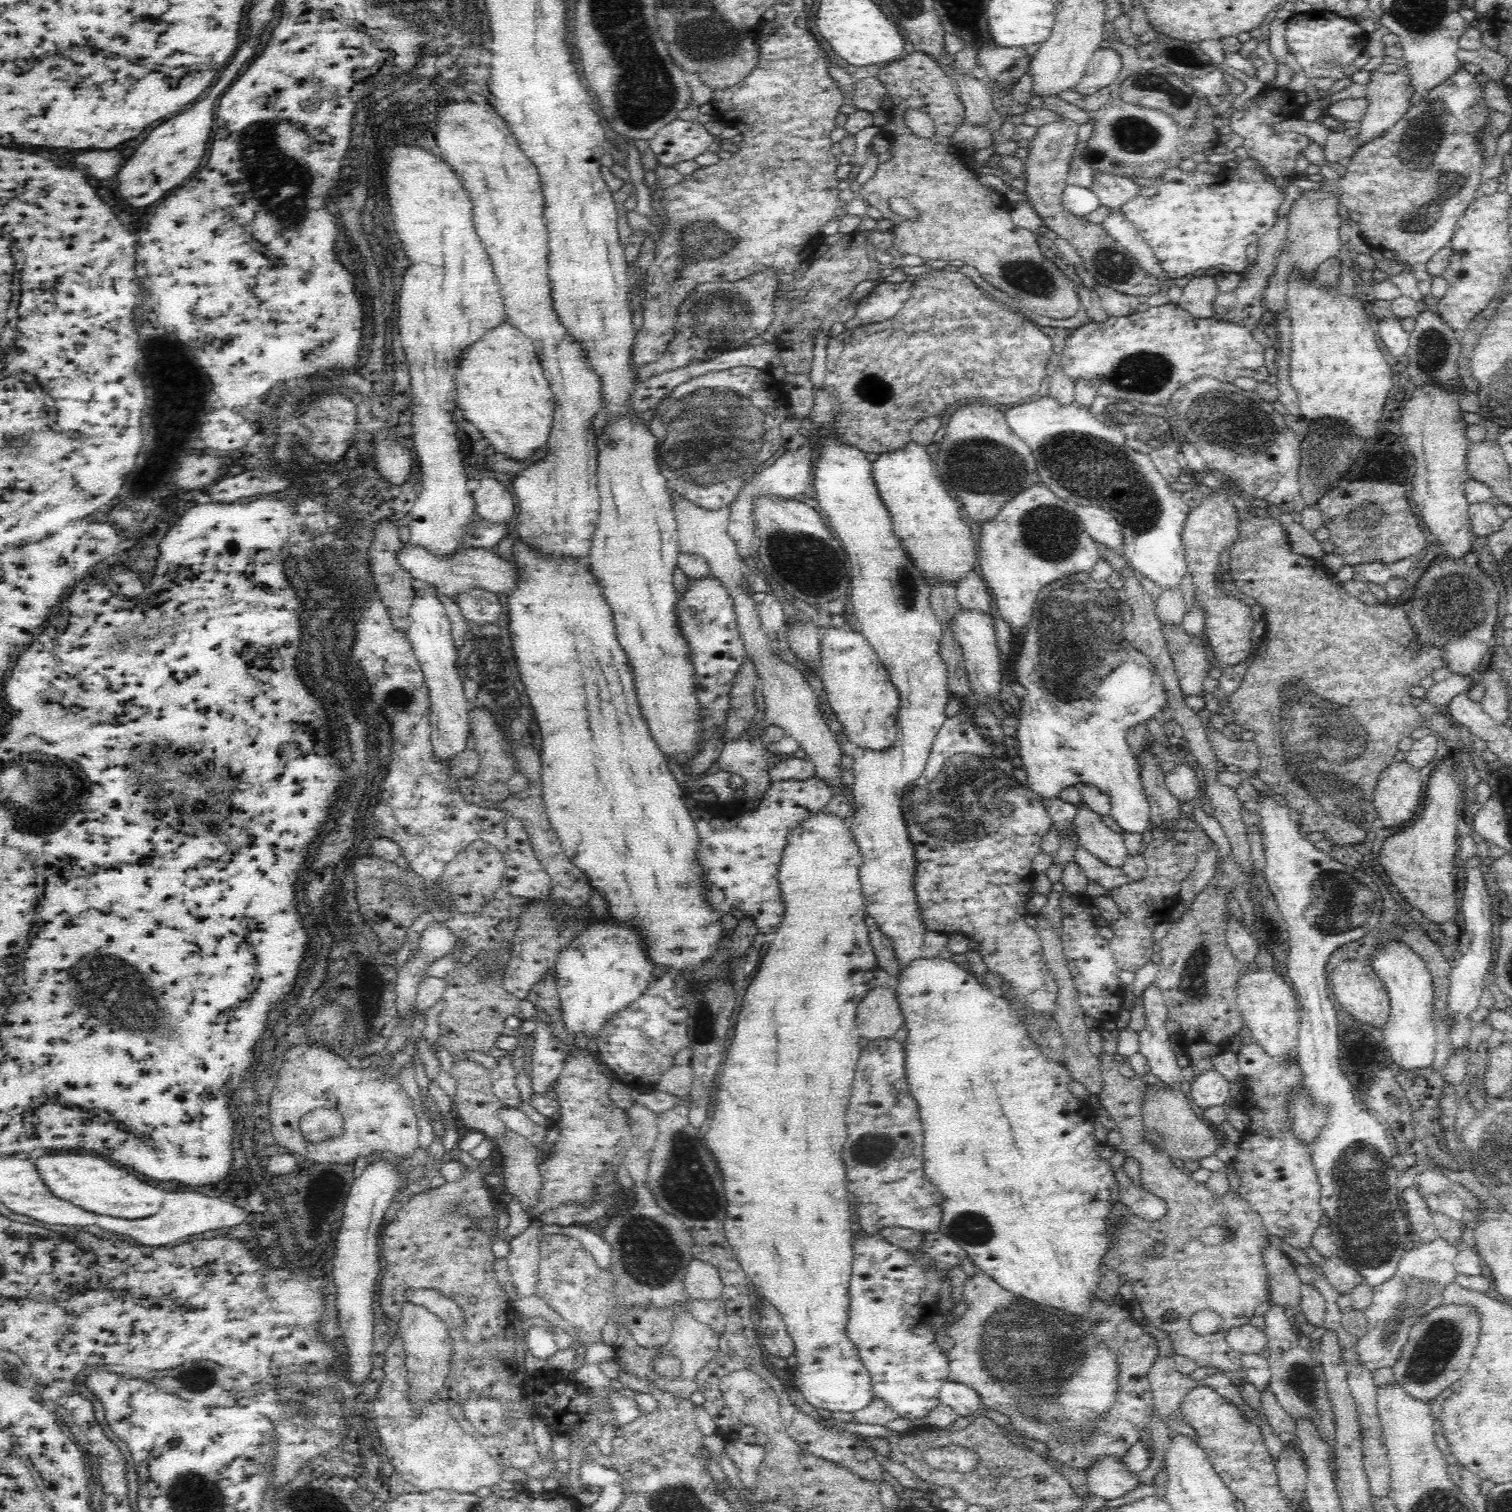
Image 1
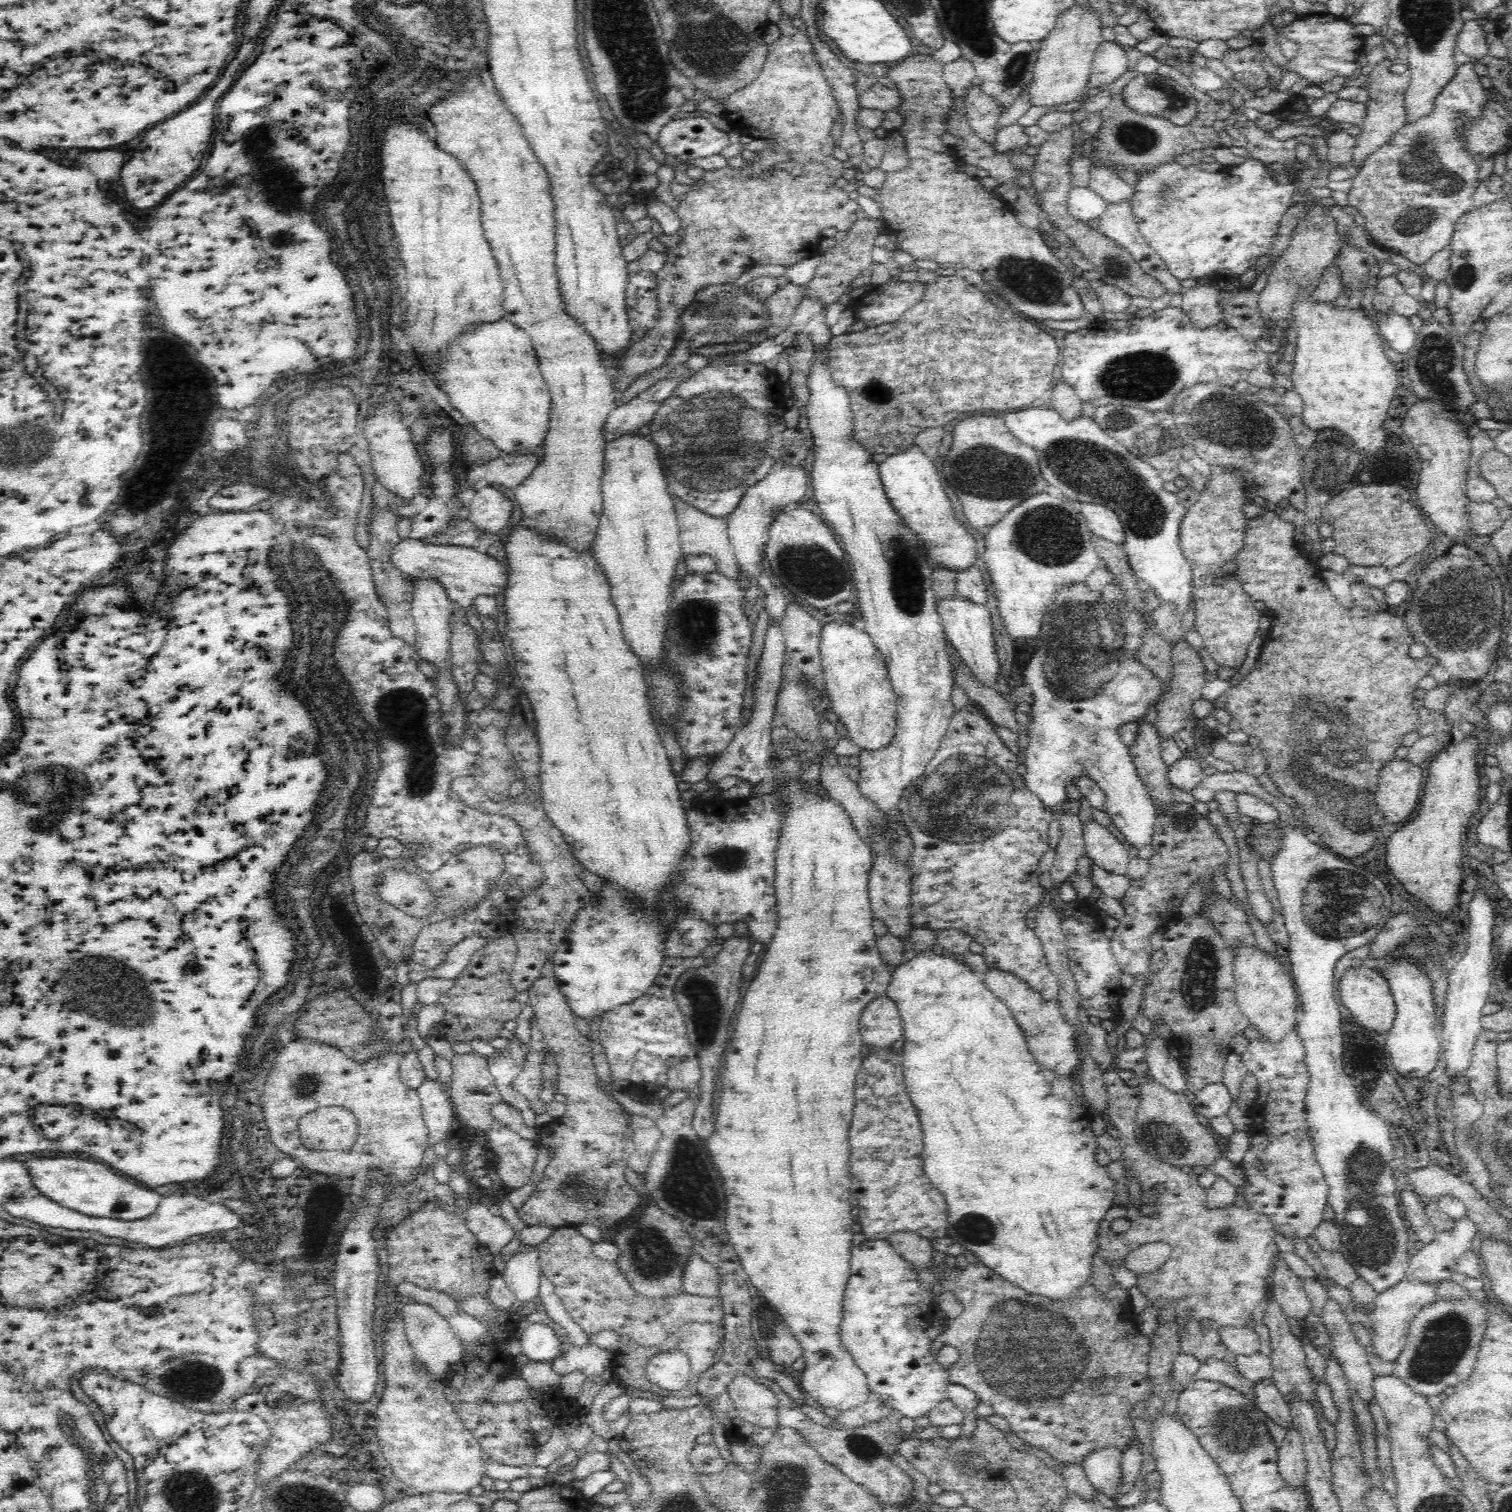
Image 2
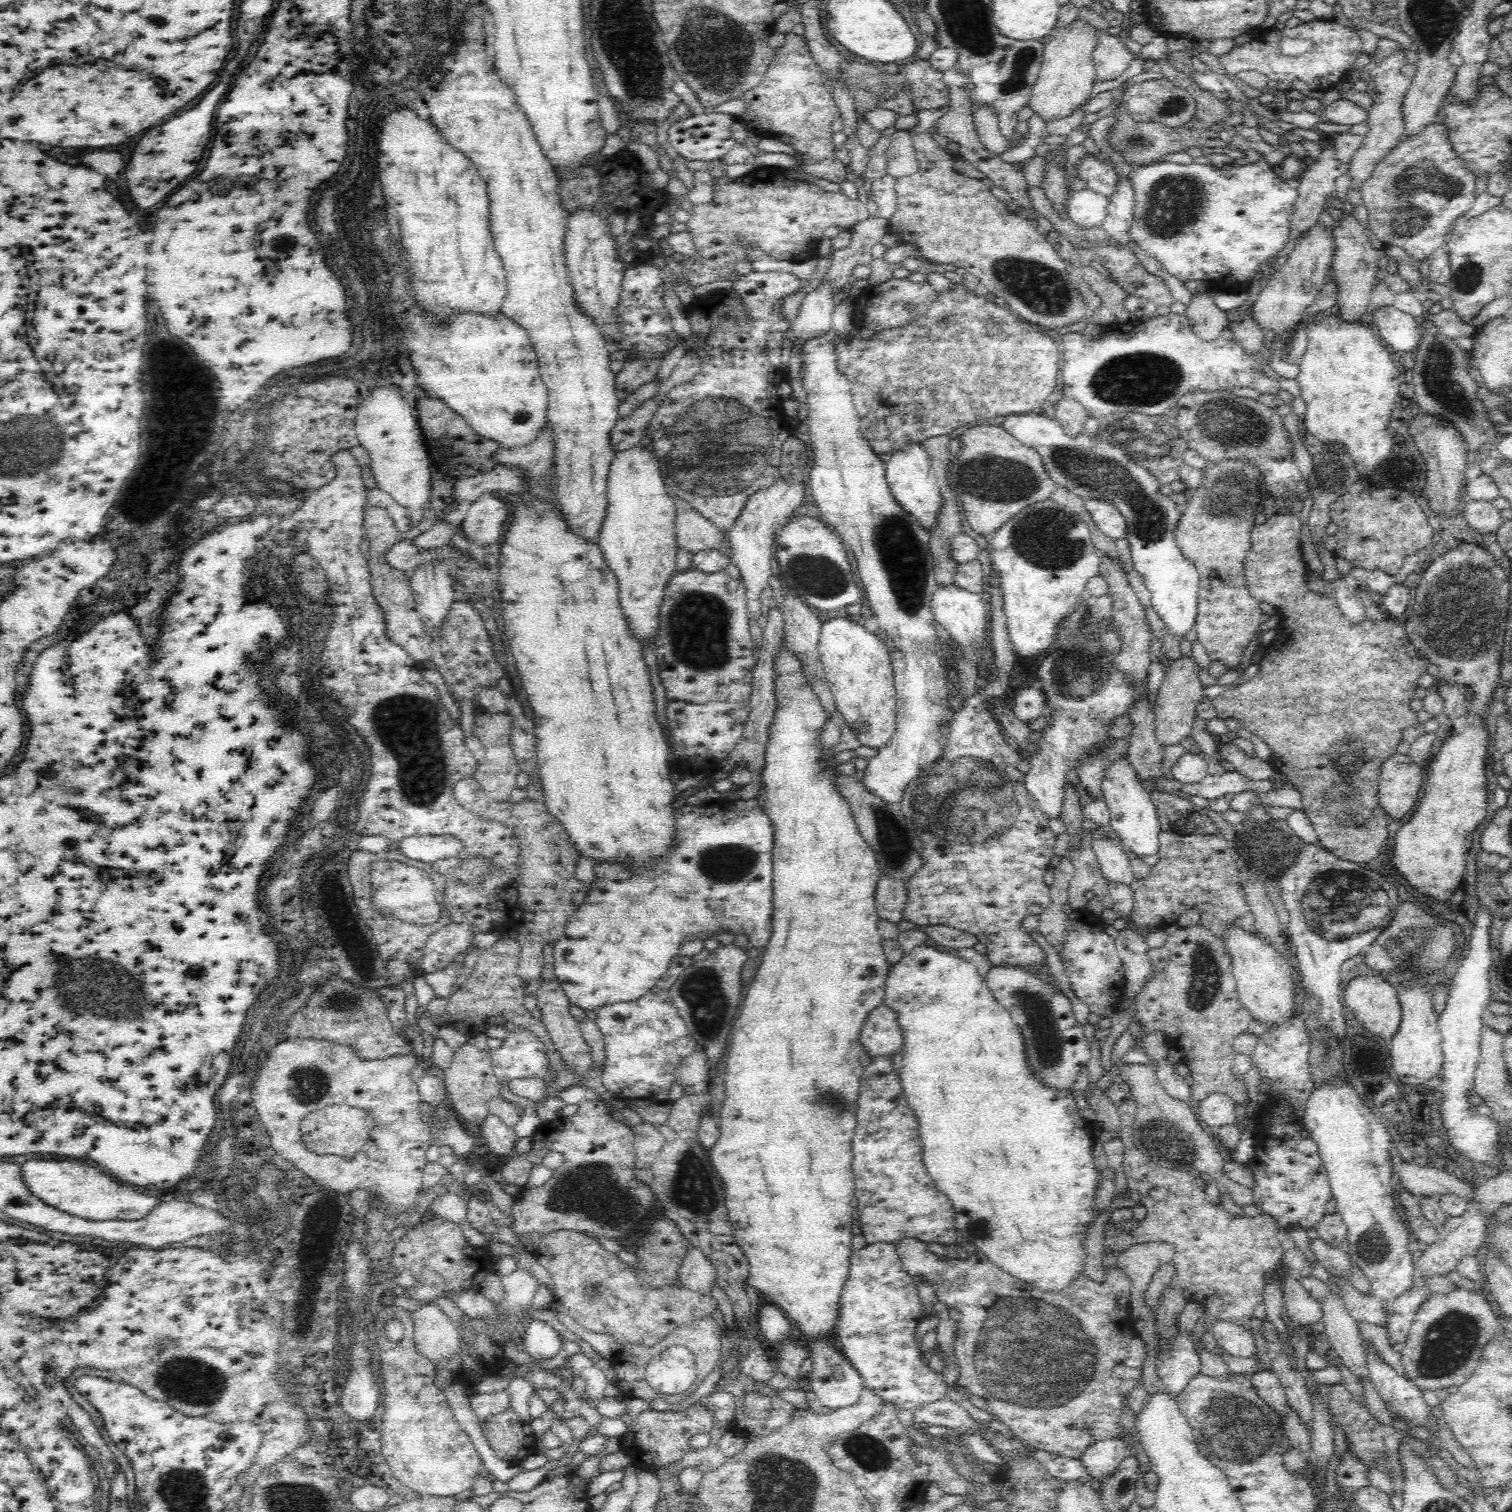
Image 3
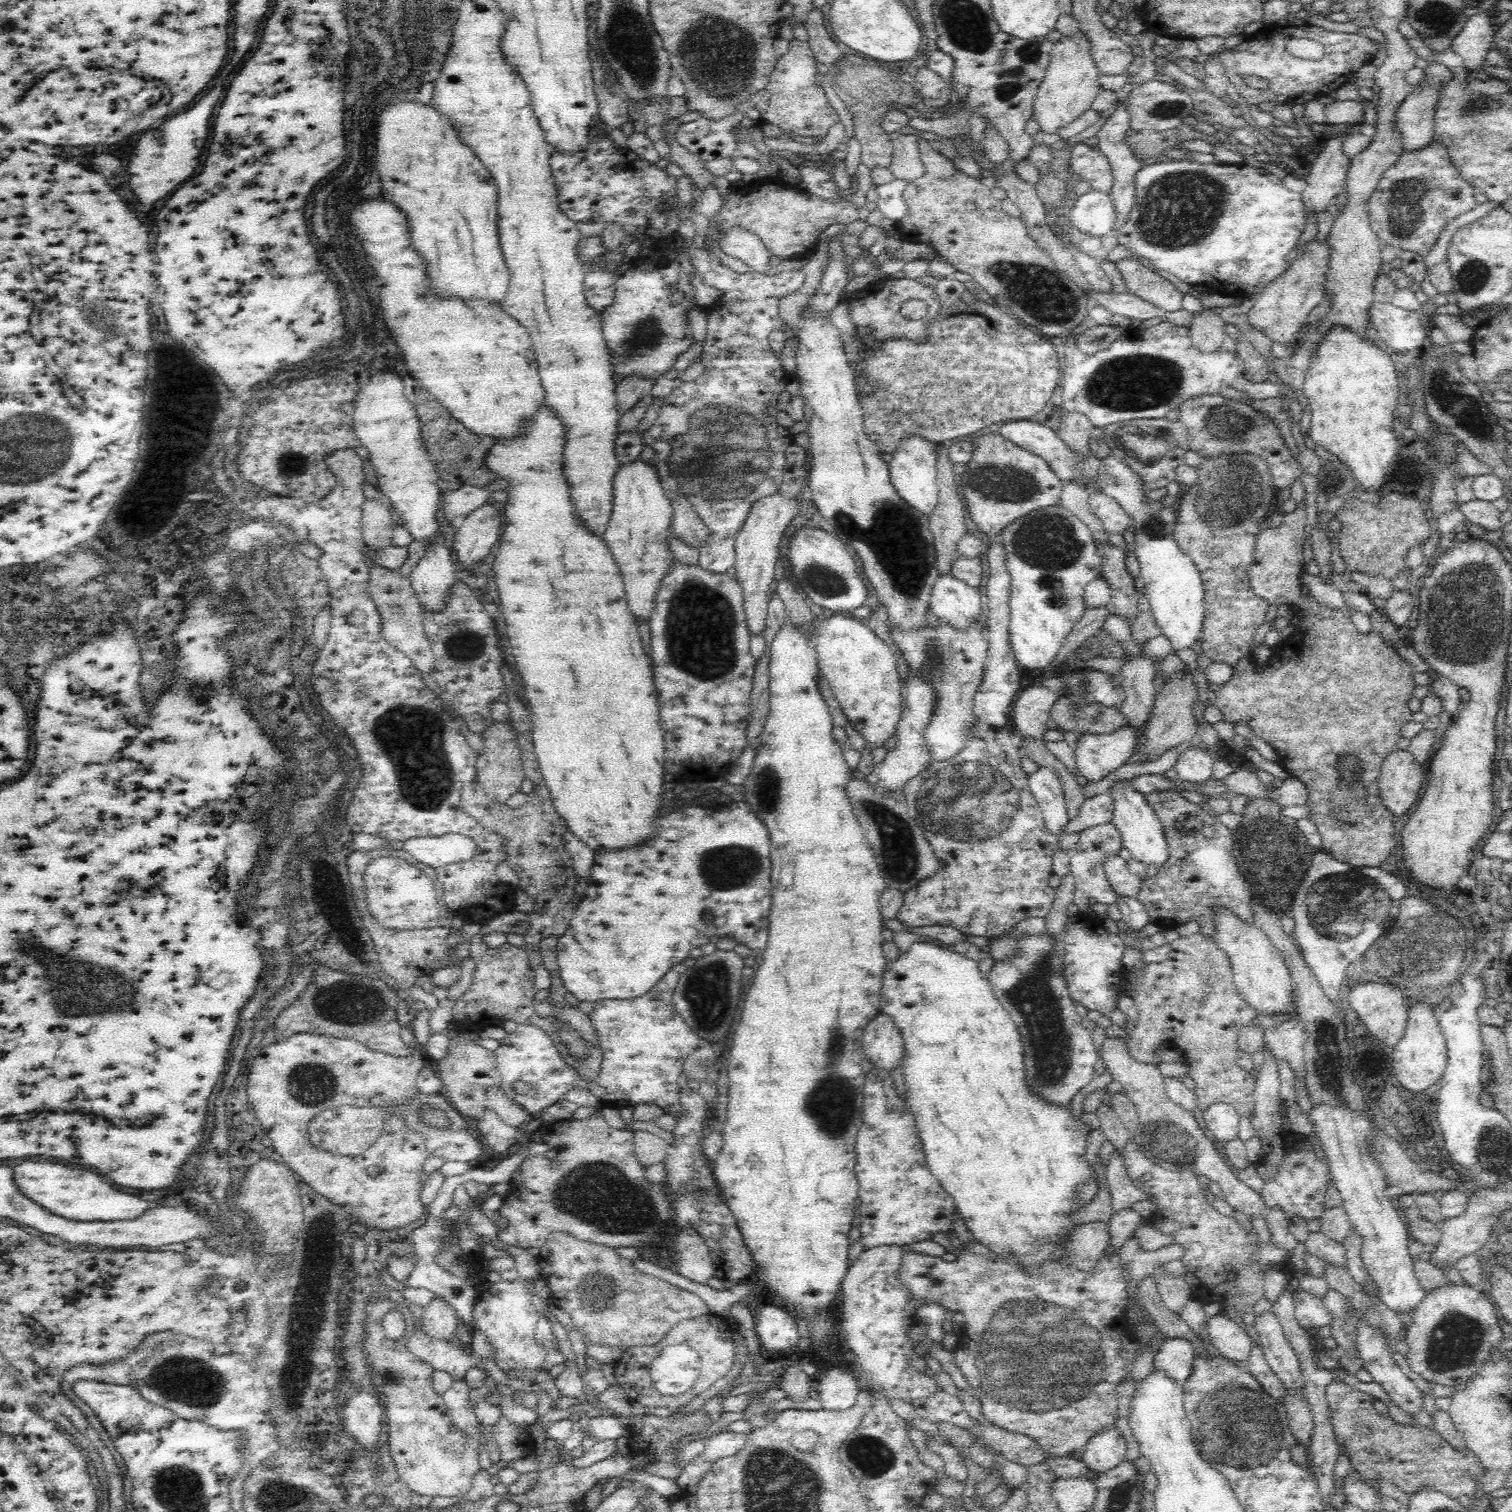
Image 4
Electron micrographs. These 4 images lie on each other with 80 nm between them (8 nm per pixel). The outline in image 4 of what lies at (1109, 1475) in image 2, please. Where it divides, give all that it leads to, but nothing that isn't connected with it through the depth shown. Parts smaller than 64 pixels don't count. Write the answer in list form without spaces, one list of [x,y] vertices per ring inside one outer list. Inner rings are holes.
[[[1116,1426],[1098,1432],[1088,1440],[1083,1462],[1094,1474],[1107,1472],[1127,1460],[1127,1442]]]

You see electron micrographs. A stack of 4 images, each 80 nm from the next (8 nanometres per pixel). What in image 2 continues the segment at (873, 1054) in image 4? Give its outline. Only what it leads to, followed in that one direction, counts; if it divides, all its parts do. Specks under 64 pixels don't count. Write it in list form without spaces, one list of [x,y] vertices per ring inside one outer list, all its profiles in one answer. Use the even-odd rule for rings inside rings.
[[[886,995],[876,998],[864,1009],[859,1034],[863,1044],[872,1051],[887,1049],[902,1040],[902,1019],[896,1004]]]

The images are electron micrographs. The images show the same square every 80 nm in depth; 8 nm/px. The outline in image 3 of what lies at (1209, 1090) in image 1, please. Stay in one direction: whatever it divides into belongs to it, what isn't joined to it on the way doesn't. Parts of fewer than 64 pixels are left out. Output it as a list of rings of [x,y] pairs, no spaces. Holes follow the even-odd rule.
[[[1214,1093],[1208,1095],[1199,1104],[1199,1115],[1208,1126],[1221,1129],[1236,1124],[1236,1106],[1224,1094]]]

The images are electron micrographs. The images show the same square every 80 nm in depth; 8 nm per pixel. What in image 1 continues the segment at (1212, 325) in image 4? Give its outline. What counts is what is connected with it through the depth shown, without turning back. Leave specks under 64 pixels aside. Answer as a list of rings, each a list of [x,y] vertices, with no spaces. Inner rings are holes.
[[[1202,274],[1190,278],[1188,285],[1183,288],[1178,305],[1194,319],[1218,318],[1213,307],[1218,293],[1214,278]]]

